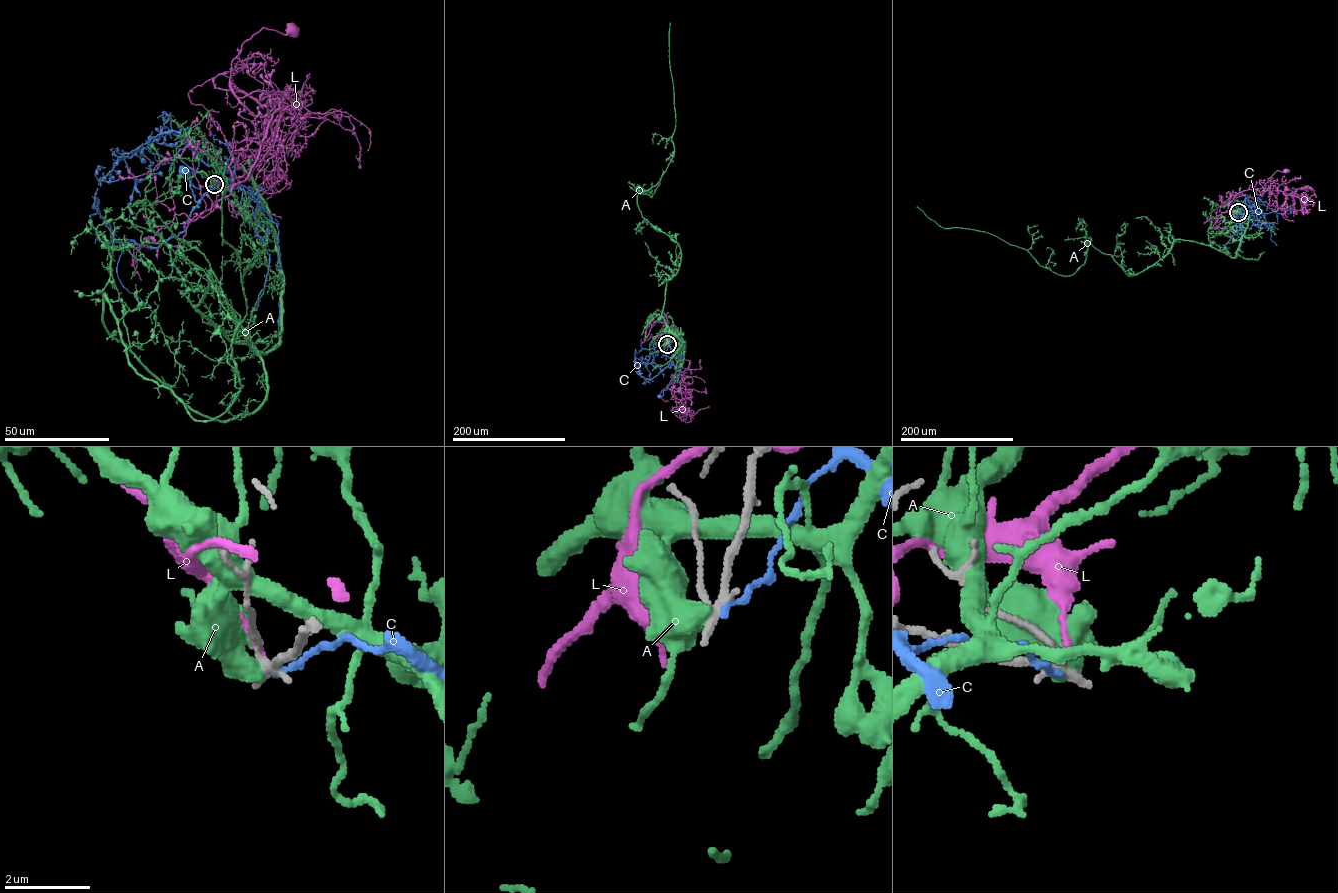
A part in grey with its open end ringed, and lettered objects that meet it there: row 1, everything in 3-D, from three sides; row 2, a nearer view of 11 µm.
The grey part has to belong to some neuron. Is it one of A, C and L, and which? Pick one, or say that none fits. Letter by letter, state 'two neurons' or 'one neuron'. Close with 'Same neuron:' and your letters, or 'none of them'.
A: two neurons
C: two neurons
L: one neuron
Same neuron: L

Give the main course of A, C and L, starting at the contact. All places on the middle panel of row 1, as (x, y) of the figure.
A: (667, 344), (684, 351), (661, 314), (681, 250), (637, 196), (674, 151), (670, 23)
C: (667, 344), (669, 342), (680, 357), (676, 373), (659, 396)
L: (667, 344), (674, 332), (679, 336), (684, 347), (679, 369), (683, 376), (671, 377), (687, 391)

